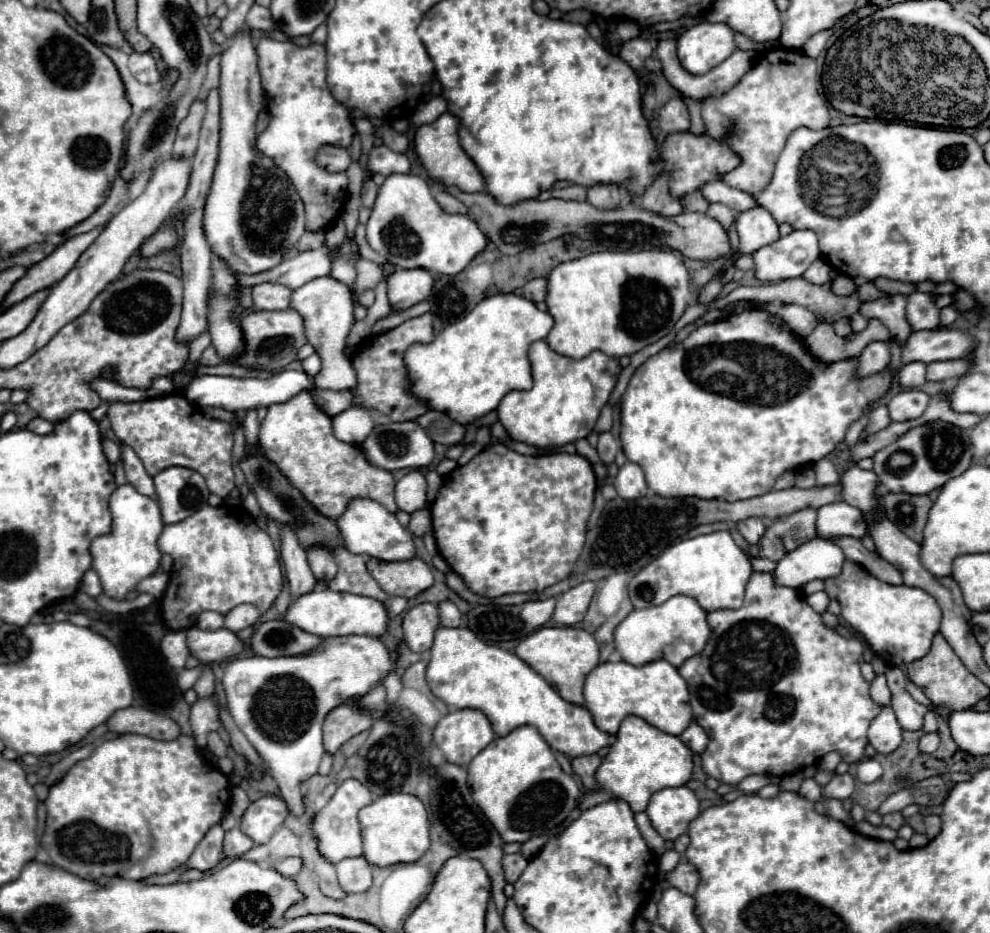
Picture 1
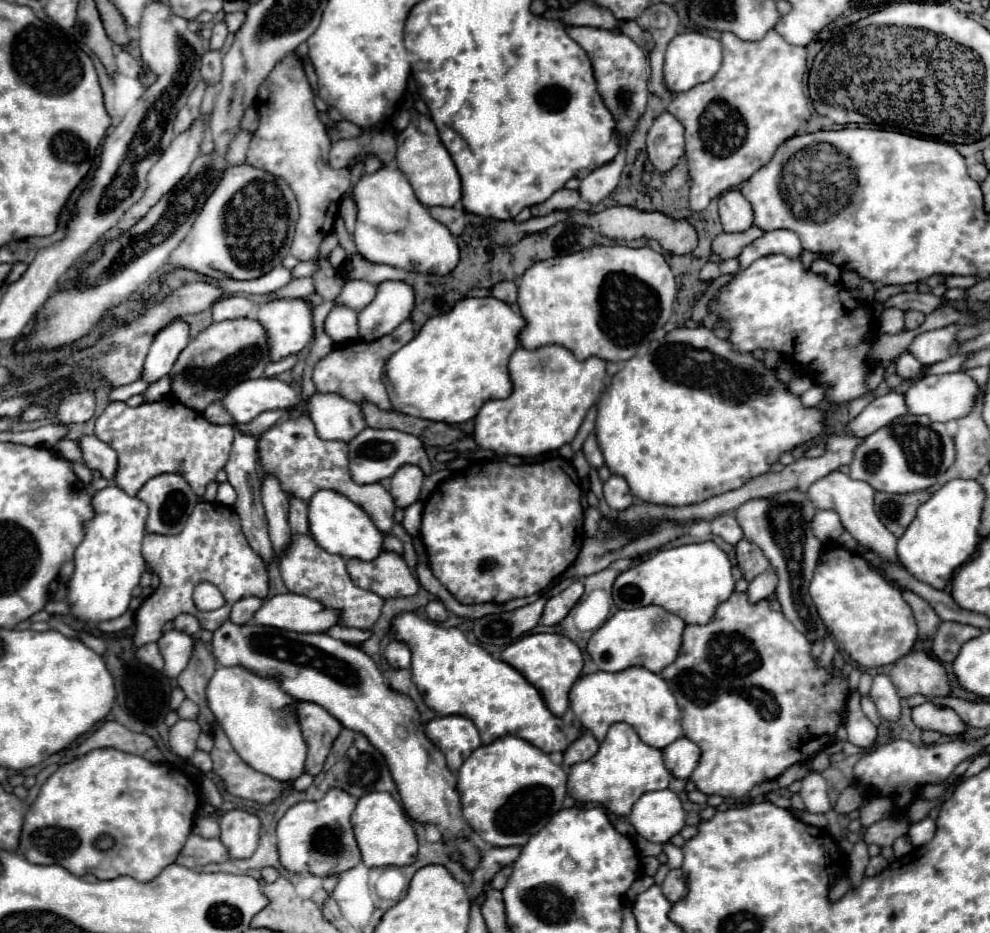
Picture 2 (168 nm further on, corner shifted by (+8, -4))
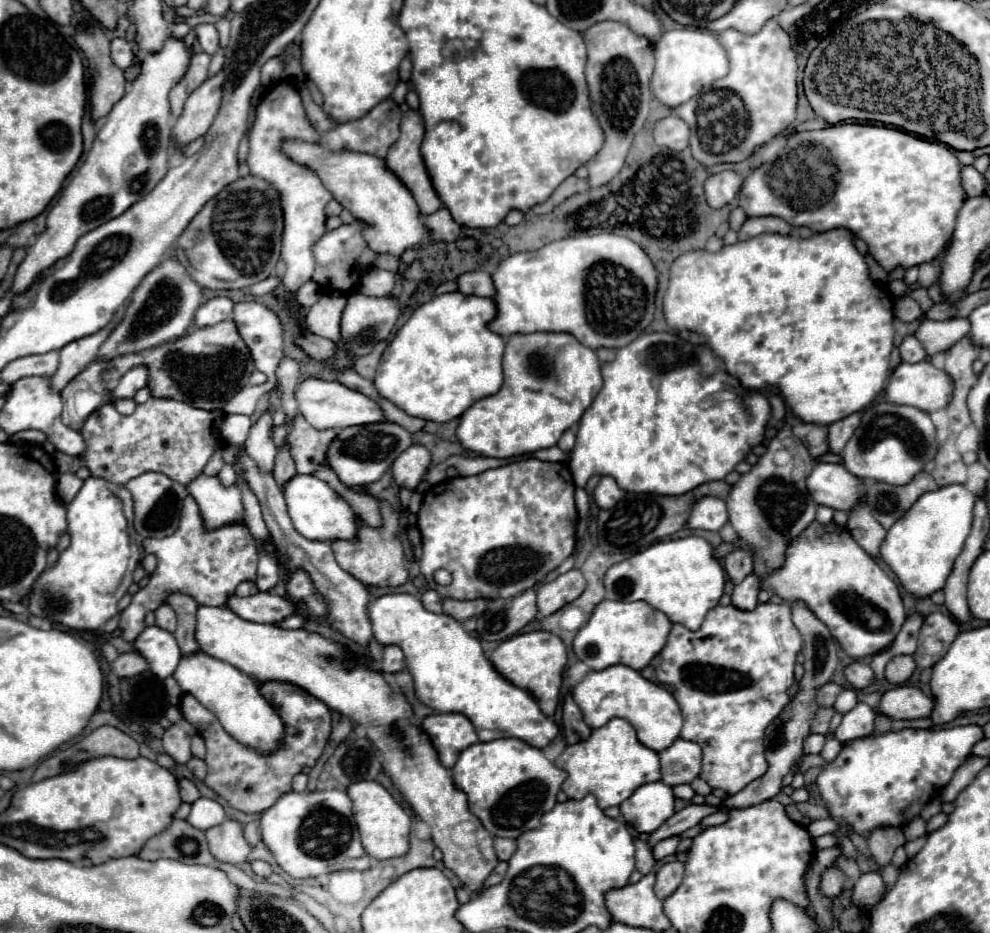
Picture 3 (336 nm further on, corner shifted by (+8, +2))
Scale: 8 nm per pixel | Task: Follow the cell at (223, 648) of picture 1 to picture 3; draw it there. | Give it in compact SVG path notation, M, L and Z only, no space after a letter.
M147 627L133 643L133 647L147 659L149 669L153 675L159 679L169 677L179 661L181 661L181 651L177 649L177 639L161 629L161 627Z

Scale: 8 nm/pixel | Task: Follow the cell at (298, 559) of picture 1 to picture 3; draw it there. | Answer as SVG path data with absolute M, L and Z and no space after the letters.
M263 415L259 417L259 421L251 427L249 437L245 441L245 449L249 453L249 457L253 457L253 461L257 461L257 467L263 473L273 473L273 461L277 455L277 449L273 445L273 421L271 415Z

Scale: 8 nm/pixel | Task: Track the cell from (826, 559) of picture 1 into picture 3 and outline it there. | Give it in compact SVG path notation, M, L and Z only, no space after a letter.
M751 573L739 585L735 585L735 589L731 593L731 605L751 611L757 607L759 591L761 591L761 579L755 573Z

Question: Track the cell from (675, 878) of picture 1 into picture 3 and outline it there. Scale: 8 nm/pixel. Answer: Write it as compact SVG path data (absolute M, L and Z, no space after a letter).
M671 861L665 863L659 871L657 871L657 883L655 883L655 893L661 899L667 899L681 883L683 879L683 863L679 861Z

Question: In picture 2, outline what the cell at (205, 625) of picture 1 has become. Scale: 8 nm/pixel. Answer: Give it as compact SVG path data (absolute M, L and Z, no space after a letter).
M177 615L171 623L173 623L173 629L177 629L177 631L181 631L181 633L193 635L193 633L201 631L199 621L197 621L193 615Z

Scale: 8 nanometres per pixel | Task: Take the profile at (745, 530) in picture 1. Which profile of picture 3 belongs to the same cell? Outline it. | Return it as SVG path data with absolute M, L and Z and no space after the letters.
M703 497L695 503L687 527L691 529L707 529L707 531L721 531L729 523L727 505L723 499L717 497Z

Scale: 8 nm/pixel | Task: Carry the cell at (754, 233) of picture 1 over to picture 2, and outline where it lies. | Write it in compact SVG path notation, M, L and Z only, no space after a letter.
M729 189L727 193L719 195L717 209L721 225L727 233L747 231L753 225L753 209L743 193L737 189Z

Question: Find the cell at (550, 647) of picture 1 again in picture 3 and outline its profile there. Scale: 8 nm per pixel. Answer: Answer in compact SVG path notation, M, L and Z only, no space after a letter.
M531 631L513 635L491 653L491 663L513 685L529 691L537 699L545 715L551 717L555 713L563 685L563 669L567 667L567 647L561 637L549 631Z

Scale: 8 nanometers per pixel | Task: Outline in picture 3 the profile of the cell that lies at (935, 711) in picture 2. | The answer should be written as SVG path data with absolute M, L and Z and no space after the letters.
M901 685L883 695L877 711L891 719L927 719L933 713L933 699L917 687Z

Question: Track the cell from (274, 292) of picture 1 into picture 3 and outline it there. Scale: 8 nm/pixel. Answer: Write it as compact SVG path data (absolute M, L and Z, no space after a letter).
M229 297L209 299L205 305L199 307L199 311L195 315L195 325L207 327L207 325L215 325L215 323L229 319L233 315L233 305L235 305L235 301Z

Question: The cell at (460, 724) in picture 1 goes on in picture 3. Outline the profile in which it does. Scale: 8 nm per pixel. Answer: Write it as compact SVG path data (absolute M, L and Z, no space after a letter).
M433 713L421 721L421 727L431 737L447 769L455 765L463 749L479 741L473 723L461 713Z

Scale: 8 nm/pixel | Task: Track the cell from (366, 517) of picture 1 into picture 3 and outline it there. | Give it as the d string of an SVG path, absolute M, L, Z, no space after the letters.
M295 475L283 487L283 495L285 495L293 525L303 537L315 539L315 541L337 541L337 539L355 541L357 539L359 519L353 513L351 505L339 493L333 493L333 489L329 489L329 485L325 485L325 481L317 479L315 475Z

